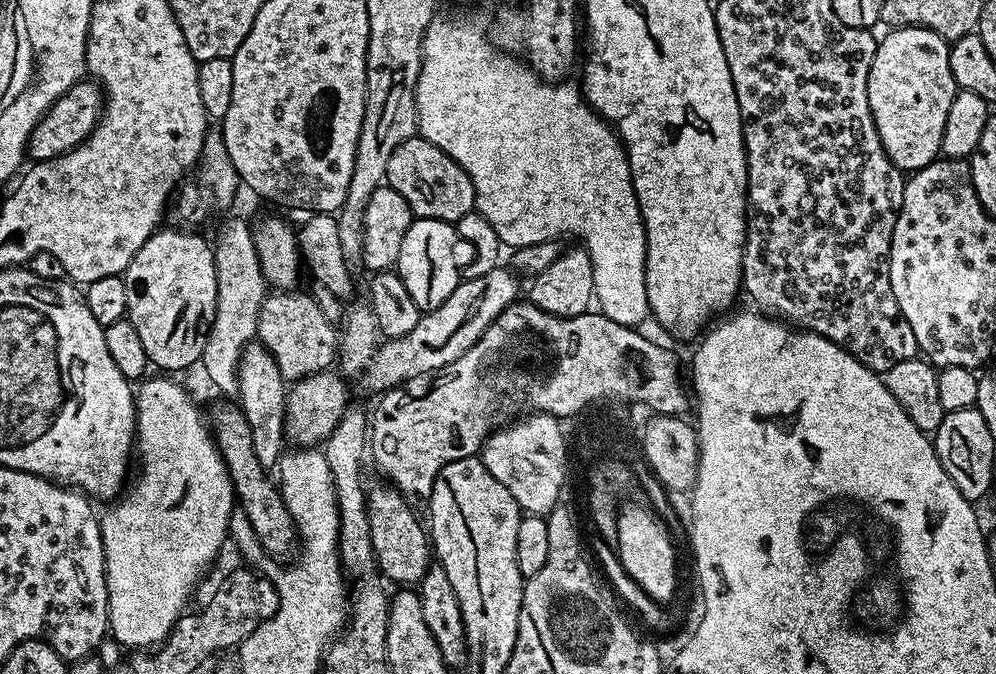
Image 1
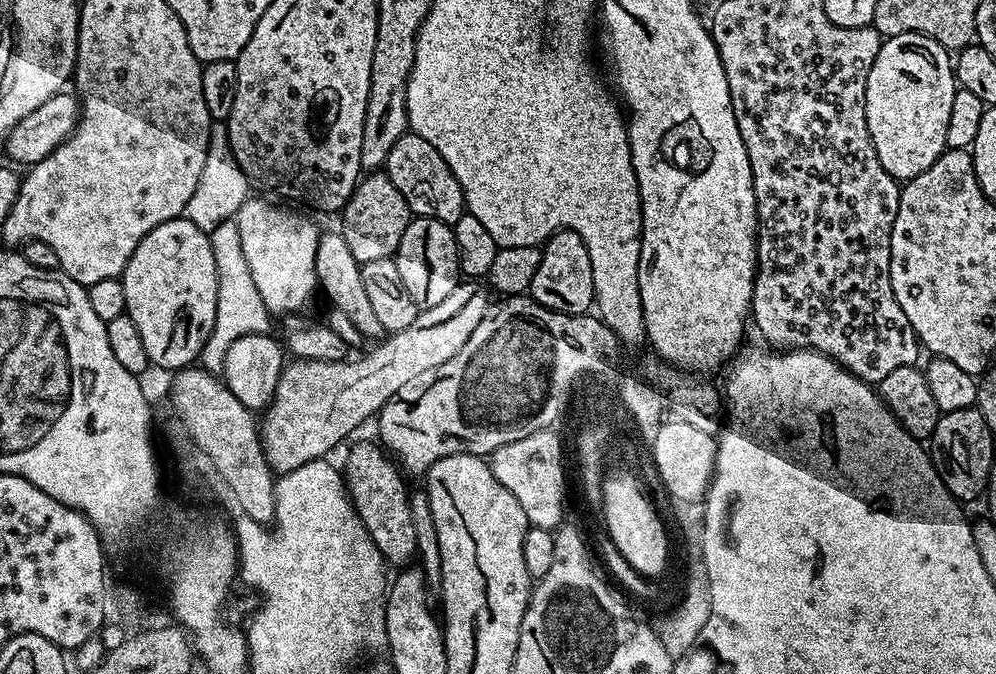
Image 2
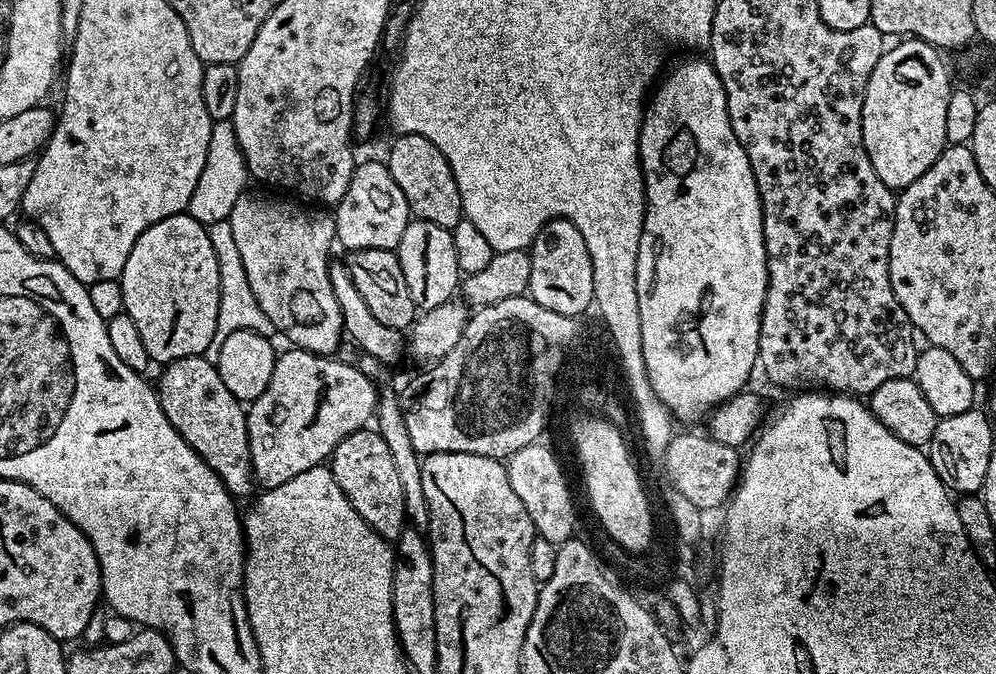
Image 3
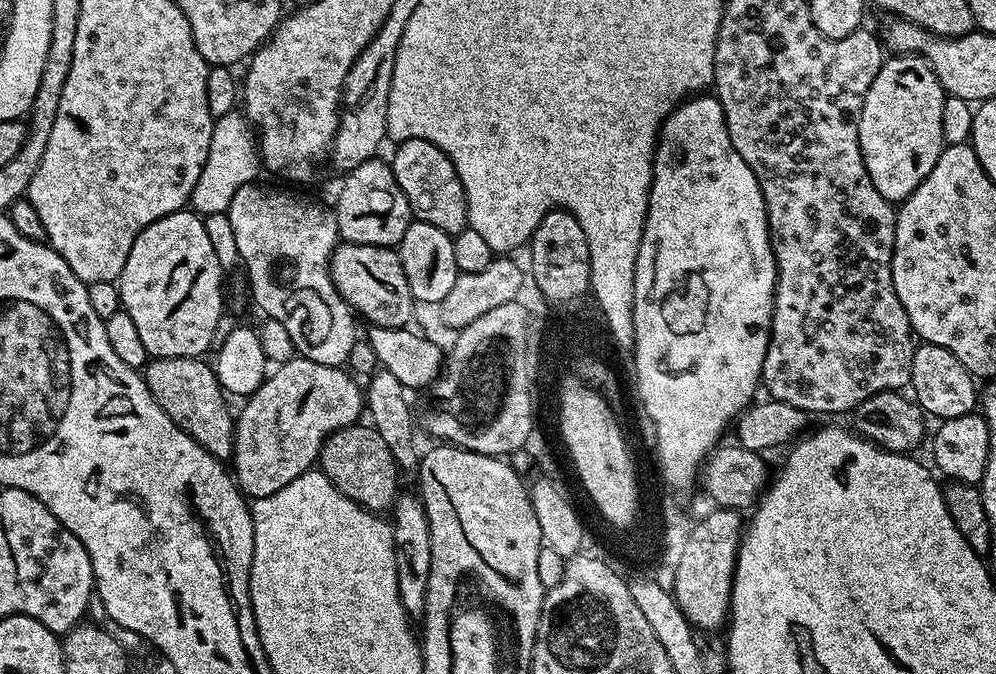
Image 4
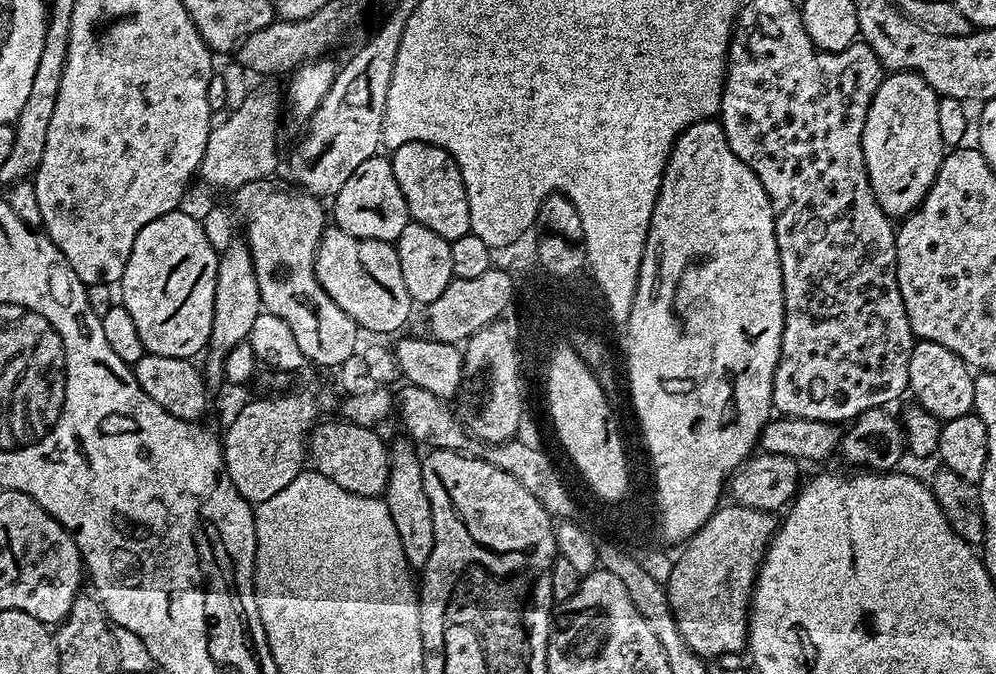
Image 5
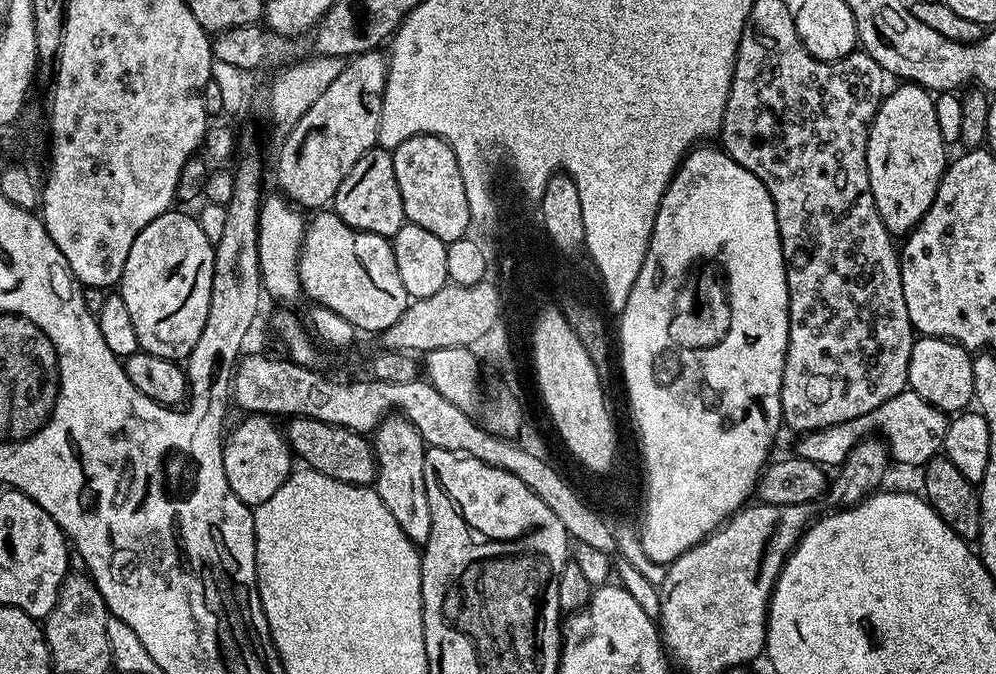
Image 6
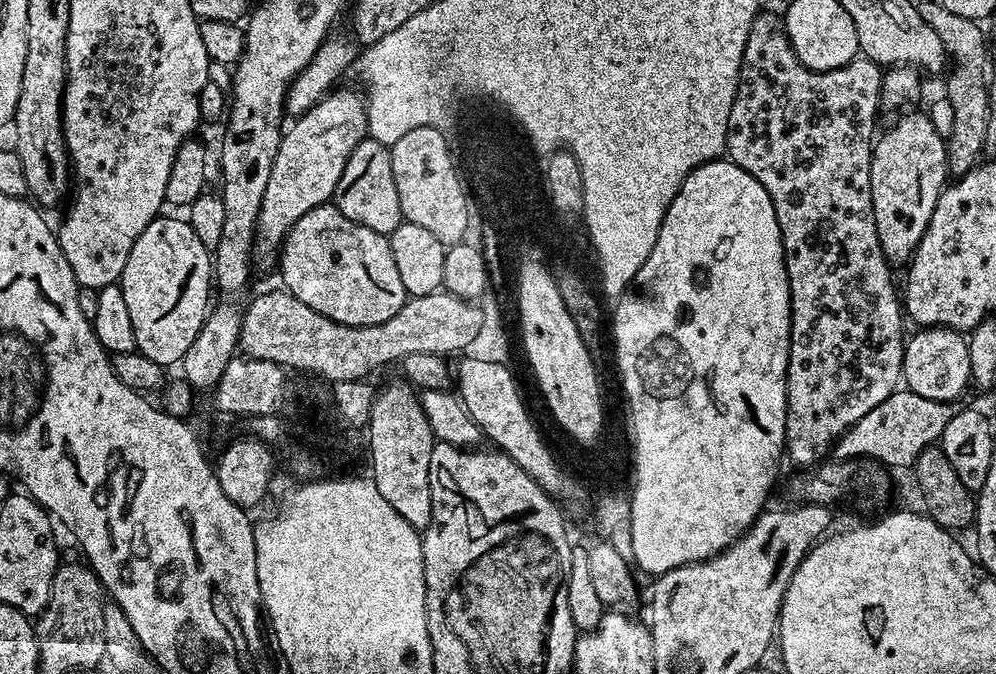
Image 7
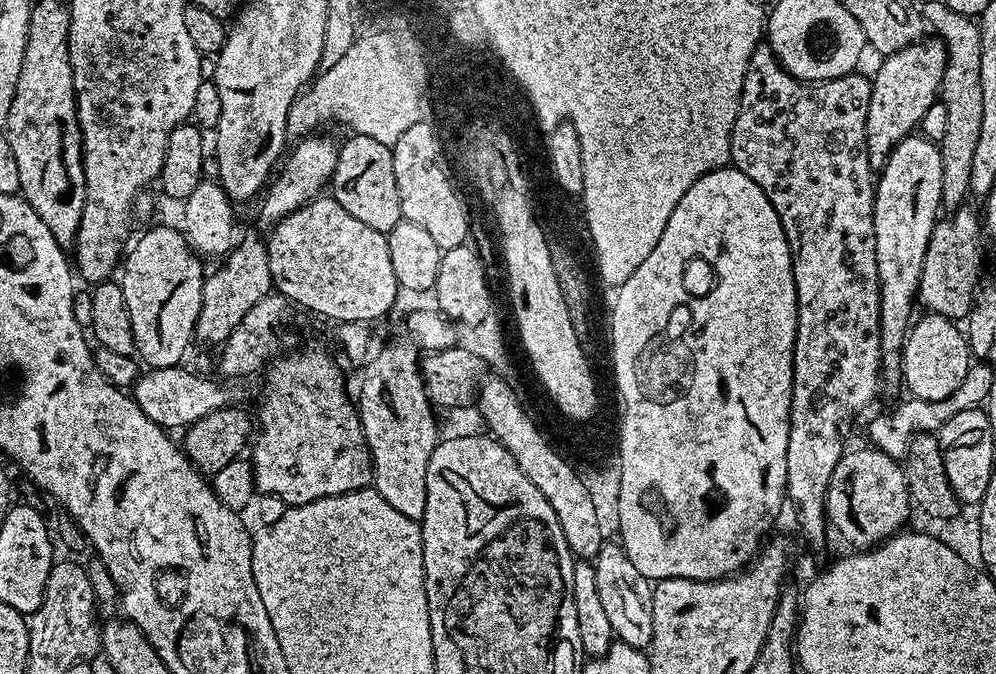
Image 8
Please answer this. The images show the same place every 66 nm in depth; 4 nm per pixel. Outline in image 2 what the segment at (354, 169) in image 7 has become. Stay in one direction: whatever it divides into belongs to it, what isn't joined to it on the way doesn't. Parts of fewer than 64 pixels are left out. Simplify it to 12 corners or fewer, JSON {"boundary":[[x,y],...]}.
{"boundary":[[380,170],[342,209],[344,241],[361,265],[395,257],[410,219]]}

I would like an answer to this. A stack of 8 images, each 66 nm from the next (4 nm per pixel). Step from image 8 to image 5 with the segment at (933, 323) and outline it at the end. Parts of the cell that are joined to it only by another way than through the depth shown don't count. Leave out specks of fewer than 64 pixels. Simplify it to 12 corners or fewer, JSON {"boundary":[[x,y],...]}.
{"boundary":[[913,343],[908,392],[943,422],[973,411],[973,369]]}

